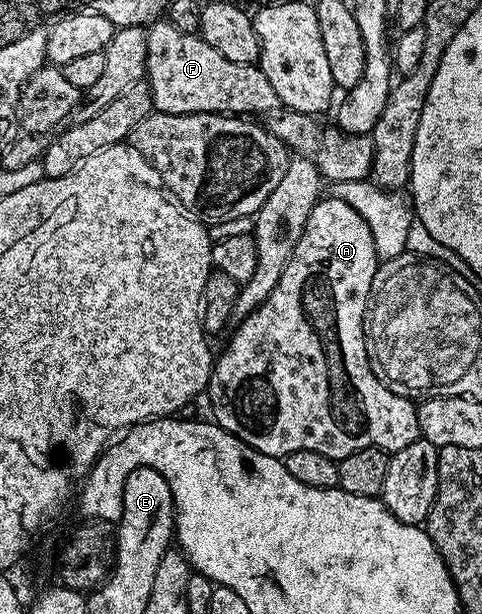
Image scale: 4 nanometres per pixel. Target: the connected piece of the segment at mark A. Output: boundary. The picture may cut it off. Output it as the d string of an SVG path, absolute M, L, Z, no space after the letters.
M336 194L326 195L317 201L311 210L303 234L295 246L279 282L271 294L258 306L255 311L240 321L237 329L232 329L233 337L229 345L213 361L213 373L209 375L207 389L207 404L214 408L217 425L231 434L235 434L247 446L259 450L268 456L283 458L295 450L315 450L315 454L327 454L327 458L339 461L347 458L347 454L355 454L355 450L382 448L384 452L395 453L403 450L403 446L411 446L421 436L421 427L417 417L417 404L410 397L400 396L391 391L377 377L369 359L369 351L365 345L367 335L367 309L373 295L373 279L377 273L379 257L375 238L371 234L371 226L361 217L359 210L351 207L346 200L341 200Z

